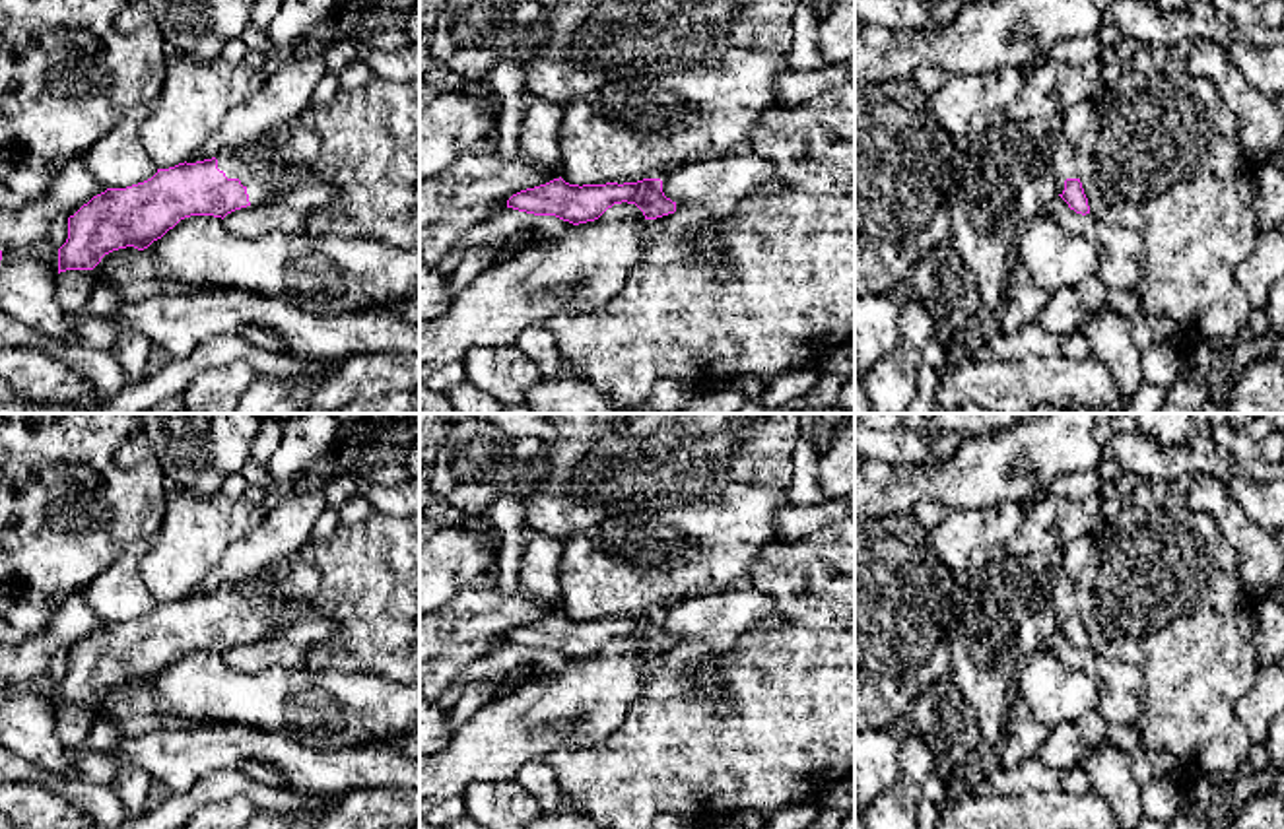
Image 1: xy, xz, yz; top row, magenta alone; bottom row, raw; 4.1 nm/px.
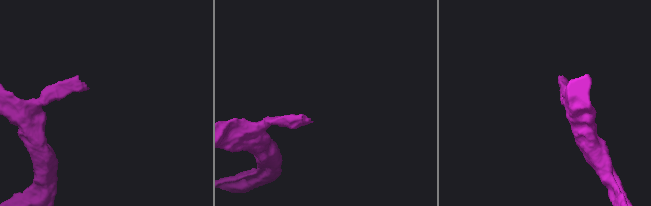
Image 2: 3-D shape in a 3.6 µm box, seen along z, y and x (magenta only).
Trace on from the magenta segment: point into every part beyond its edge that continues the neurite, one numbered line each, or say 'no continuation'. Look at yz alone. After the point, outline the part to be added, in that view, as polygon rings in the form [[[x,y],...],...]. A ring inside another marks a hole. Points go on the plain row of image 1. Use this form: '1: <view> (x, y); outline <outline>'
1: yz (1063, 589); outline [[[1064,569],[1057,571],[1051,582],[1051,604],[1055,608],[1057,627],[1063,629],[1066,613],[1080,613],[1076,598],[1076,580]]]

